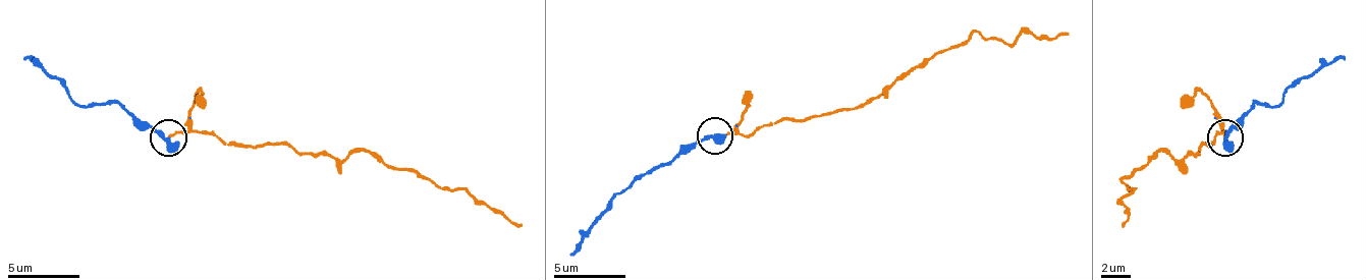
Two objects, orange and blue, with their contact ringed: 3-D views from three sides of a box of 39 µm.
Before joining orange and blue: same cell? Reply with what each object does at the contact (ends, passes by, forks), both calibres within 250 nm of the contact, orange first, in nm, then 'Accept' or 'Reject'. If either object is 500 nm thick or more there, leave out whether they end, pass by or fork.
Thickness 150 nm (orange) against 550 nm. Accept

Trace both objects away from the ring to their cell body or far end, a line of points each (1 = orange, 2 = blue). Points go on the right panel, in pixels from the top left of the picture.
1: (1224, 138), (1224, 131), (1199, 153), (1178, 160), (1159, 149), (1119, 181), (1134, 188), (1124, 200), (1124, 225)
2: (1224, 138), (1257, 102), (1274, 106), (1304, 77), (1344, 55)

